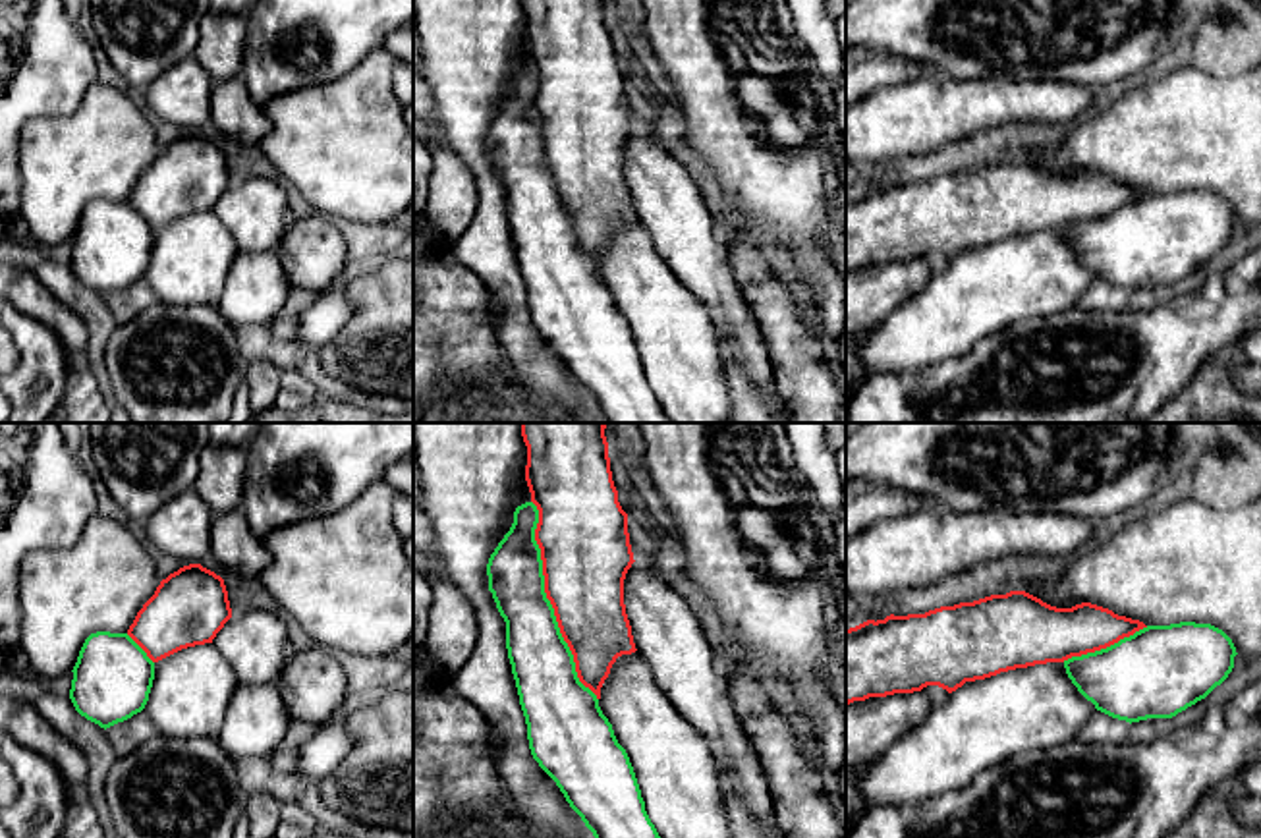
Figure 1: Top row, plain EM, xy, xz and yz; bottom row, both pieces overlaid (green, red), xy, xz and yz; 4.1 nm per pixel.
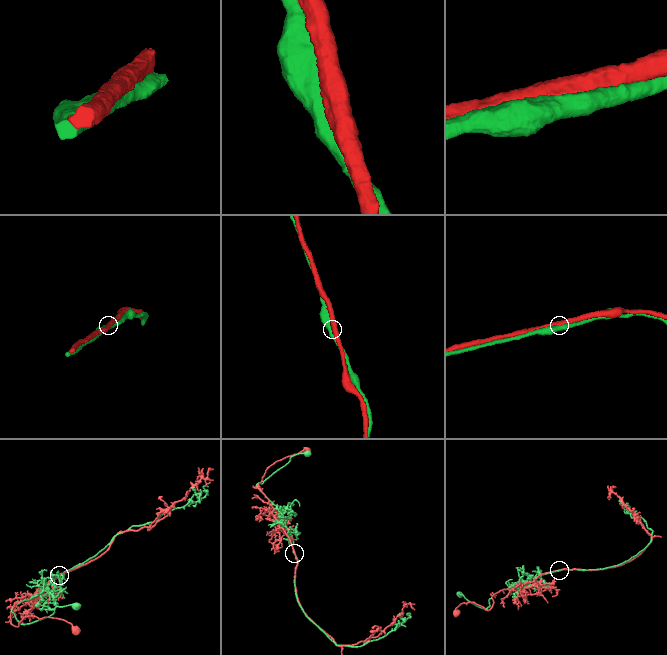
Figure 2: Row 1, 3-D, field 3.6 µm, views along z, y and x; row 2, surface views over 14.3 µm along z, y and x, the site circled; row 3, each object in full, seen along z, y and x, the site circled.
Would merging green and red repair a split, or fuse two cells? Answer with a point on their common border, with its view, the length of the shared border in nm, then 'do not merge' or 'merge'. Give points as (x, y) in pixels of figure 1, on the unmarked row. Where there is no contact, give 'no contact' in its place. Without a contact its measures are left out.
xz (549, 168) | 900 nm | do not merge

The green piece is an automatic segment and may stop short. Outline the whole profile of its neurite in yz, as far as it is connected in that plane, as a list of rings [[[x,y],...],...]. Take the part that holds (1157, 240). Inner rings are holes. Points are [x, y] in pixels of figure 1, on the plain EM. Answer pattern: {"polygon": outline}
{"polygon": [[[1211,191],[1147,193],[1118,210],[1072,224],[1064,236],[1097,278],[1126,290],[1172,286],[1234,236],[1232,207]]]}

